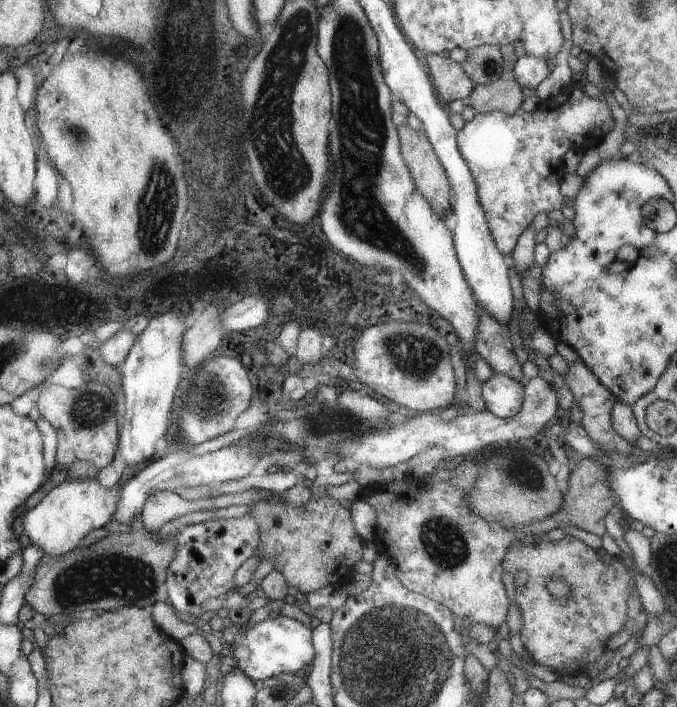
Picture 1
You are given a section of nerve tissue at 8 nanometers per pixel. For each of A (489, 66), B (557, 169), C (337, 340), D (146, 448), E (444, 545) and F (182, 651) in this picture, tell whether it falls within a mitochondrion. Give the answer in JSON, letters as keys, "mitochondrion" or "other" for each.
{"A":"mitochondrion","B":"other","C":"other","D":"other","E":"mitochondrion","F":"other"}

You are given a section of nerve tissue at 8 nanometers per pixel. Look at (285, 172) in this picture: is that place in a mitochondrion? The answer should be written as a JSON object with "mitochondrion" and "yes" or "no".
{"mitochondrion":"yes"}

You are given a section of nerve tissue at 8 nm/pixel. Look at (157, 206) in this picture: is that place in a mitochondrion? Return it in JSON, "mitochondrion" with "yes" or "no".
{"mitochondrion":"yes"}

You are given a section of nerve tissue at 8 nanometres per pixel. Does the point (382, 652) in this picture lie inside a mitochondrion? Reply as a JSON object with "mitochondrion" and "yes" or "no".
{"mitochondrion":"yes"}

